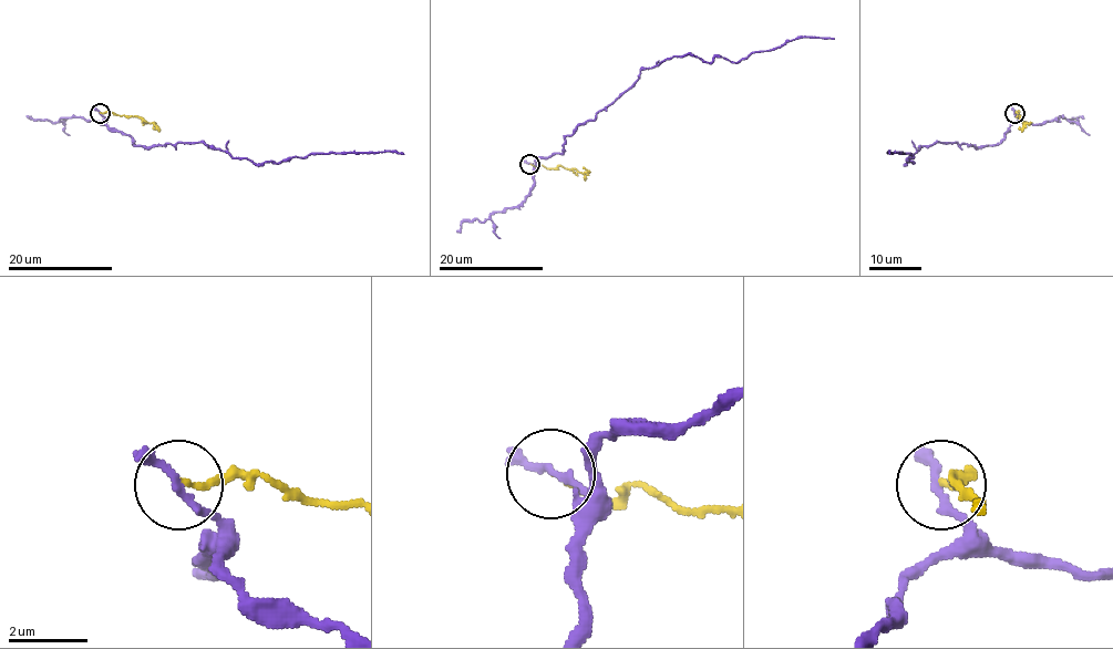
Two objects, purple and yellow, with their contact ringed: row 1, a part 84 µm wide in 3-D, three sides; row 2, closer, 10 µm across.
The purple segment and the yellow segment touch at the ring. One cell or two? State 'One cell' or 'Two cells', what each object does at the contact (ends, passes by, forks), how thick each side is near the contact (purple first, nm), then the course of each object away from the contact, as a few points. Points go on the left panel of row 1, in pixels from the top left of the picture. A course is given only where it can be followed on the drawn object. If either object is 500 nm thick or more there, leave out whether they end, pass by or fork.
Two cells. At the ring purple passes by. At the ring yellow ends. Thickness 170 nm (purple) against 120 nm. Course of purple: (100, 112), (111, 129), (121, 131), (134, 145), (205, 143), (257, 165), (323, 153), (403, 154). Course of yellow: (100, 112), (141, 116), (152, 126)

